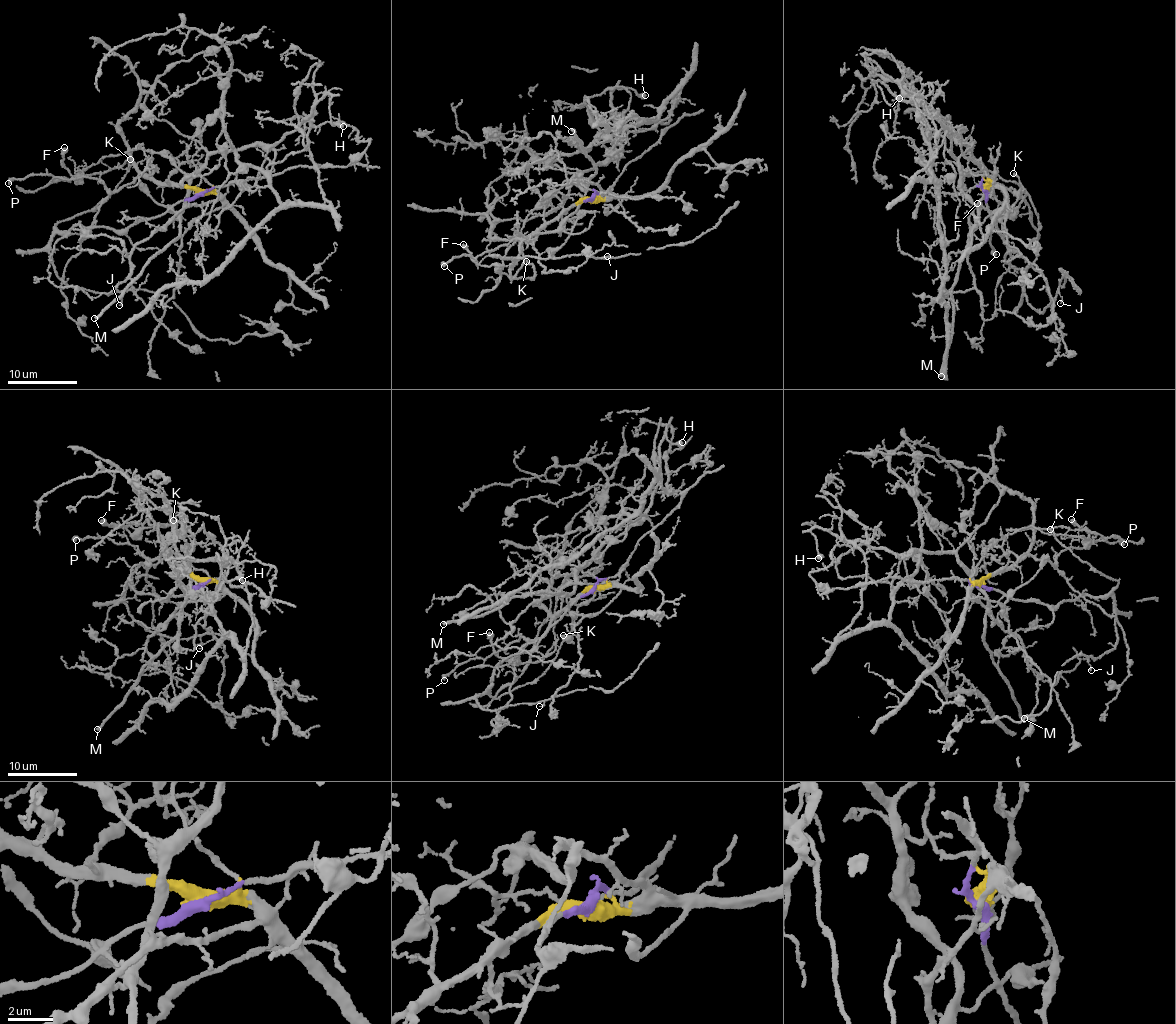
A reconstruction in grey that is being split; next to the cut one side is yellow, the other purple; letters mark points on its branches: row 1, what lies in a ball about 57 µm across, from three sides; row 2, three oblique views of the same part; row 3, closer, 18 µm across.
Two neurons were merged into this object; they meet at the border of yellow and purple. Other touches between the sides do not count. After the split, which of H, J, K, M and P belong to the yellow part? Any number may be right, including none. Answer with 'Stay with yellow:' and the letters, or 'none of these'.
Stay with yellow: P

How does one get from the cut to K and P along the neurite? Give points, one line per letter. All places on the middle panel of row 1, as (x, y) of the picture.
K: (592, 198), (556, 230), (527, 238), (512, 267), (512, 279), (529, 279), (535, 272), (525, 261)
P: (592, 198), (577, 201), (530, 241), (513, 241), (475, 257), (461, 254), (444, 266)

